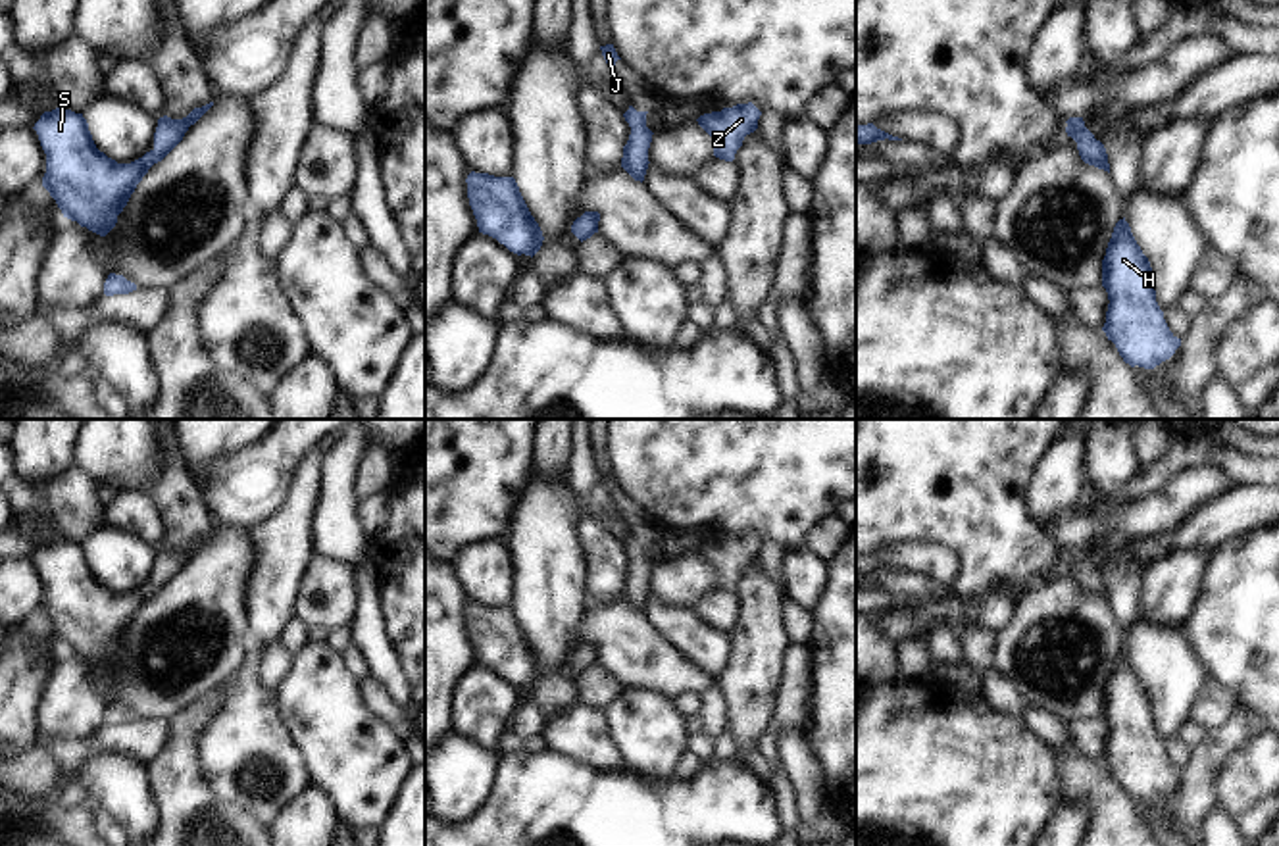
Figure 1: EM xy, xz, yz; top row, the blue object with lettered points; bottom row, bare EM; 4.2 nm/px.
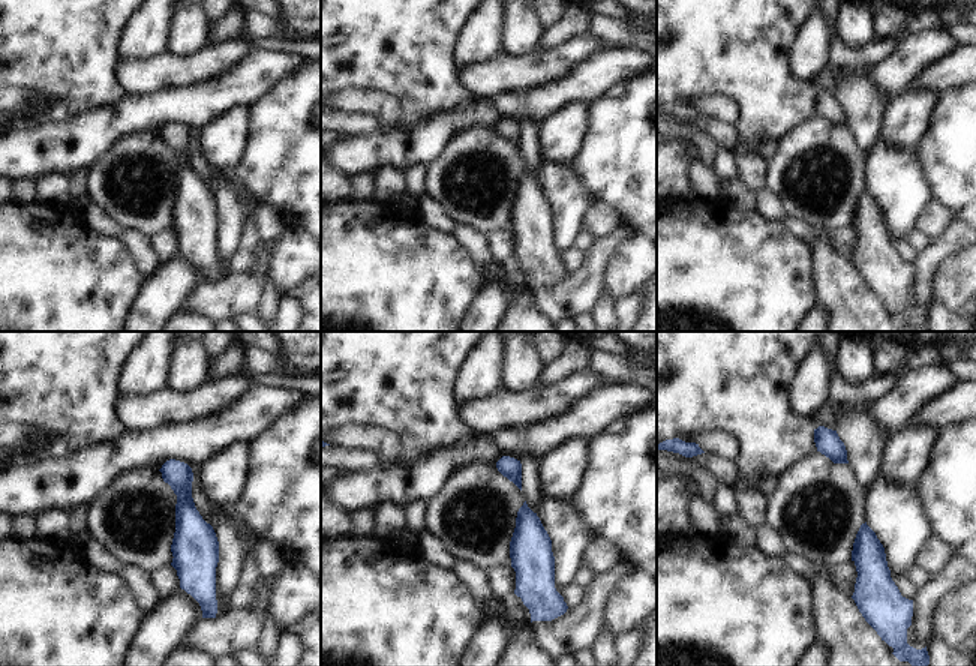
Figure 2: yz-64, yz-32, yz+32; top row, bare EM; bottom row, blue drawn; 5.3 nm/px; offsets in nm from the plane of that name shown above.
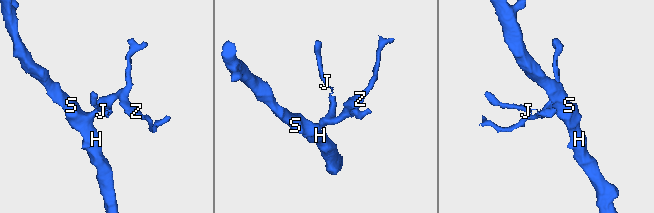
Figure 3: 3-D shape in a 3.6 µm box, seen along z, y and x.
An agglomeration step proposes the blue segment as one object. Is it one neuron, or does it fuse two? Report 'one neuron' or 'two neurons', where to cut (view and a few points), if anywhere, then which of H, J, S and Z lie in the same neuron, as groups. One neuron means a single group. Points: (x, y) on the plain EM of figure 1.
one neuron; cut none; groups H J S Z

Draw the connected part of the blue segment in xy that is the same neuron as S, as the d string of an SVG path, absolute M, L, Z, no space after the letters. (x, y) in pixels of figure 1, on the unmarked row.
M213 533L194 538L183 550L158 550L154 579L131 594L117 594L100 583L83 544L56 538L35 554L46 585L42 617L56 631L63 648L106 667L117 654L137 615L162 592Z

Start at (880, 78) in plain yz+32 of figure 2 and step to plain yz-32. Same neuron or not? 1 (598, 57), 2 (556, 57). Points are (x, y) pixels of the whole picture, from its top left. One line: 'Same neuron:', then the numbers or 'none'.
Same neuron: 2

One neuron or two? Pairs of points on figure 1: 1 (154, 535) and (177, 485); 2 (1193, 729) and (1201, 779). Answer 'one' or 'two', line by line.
1: two
2: two

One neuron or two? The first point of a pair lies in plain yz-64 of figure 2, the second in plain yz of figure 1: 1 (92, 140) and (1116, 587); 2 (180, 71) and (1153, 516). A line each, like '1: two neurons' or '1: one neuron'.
1: two neurons
2: one neuron

